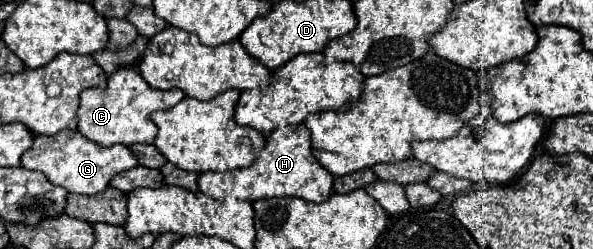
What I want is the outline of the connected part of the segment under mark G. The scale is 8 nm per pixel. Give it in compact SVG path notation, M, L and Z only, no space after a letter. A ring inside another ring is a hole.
M65 130L55 136L45 136L45 134L35 136L33 146L21 156L21 166L27 170L43 172L51 184L63 186L67 192L93 196L95 192L103 192L115 174L135 168L137 158L131 154L127 146L115 144L103 148L87 140L81 132Z

